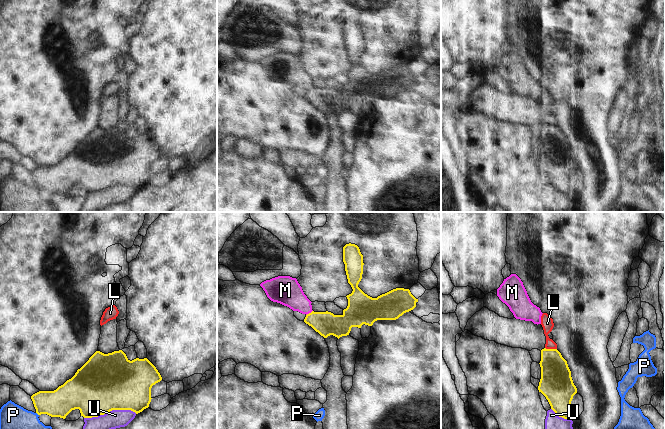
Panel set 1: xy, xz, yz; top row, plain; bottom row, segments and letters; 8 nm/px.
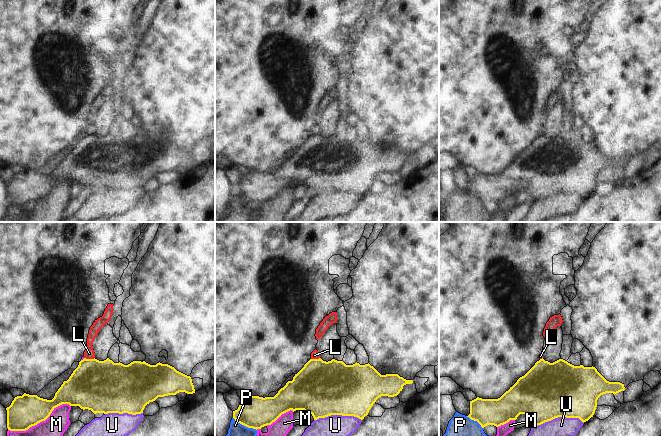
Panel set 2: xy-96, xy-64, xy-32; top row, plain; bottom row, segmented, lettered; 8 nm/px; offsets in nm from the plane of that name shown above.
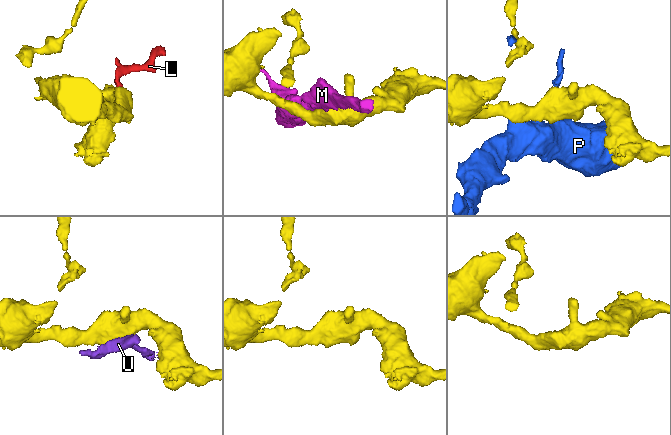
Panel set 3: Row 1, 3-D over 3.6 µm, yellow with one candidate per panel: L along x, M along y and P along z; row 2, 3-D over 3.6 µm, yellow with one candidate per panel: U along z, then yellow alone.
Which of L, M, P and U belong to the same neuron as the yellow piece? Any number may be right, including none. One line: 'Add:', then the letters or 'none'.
Add: none

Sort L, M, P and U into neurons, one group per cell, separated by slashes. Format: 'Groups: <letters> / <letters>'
Groups: L M / P / U.

